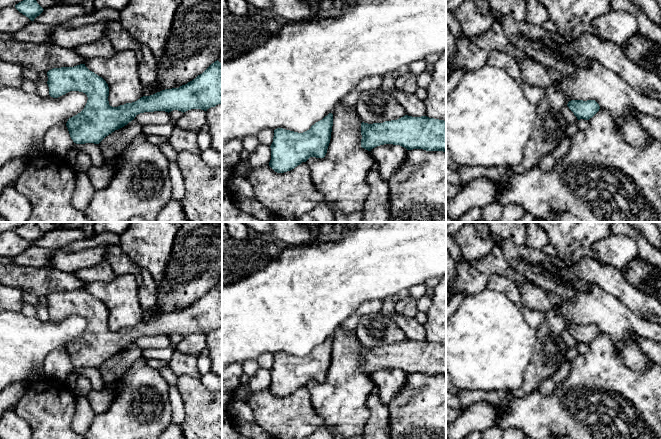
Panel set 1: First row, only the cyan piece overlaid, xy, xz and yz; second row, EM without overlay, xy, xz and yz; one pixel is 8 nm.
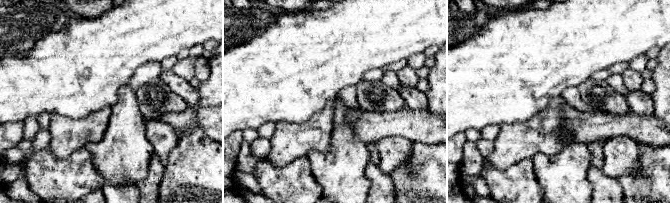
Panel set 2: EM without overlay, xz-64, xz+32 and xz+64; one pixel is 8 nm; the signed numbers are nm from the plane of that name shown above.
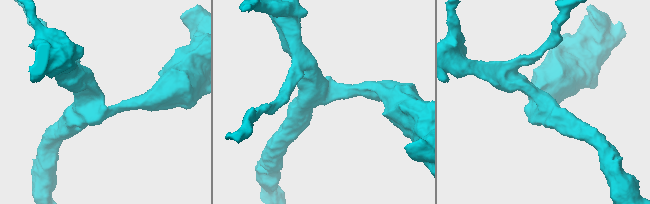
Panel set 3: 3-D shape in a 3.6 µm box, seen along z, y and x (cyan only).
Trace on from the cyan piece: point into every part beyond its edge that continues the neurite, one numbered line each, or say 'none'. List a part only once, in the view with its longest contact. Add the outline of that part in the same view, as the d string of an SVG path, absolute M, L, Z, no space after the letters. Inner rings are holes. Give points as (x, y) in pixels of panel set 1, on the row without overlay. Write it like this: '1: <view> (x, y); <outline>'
none

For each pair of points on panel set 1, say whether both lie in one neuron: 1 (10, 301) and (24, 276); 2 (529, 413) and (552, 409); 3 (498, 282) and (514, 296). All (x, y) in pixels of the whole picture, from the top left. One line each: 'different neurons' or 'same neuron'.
1: different neurons
2: same neuron
3: same neuron

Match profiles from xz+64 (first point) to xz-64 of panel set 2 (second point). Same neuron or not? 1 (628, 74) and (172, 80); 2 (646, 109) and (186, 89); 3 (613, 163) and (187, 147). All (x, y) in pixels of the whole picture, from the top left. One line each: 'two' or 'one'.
1: two
2: one
3: two

